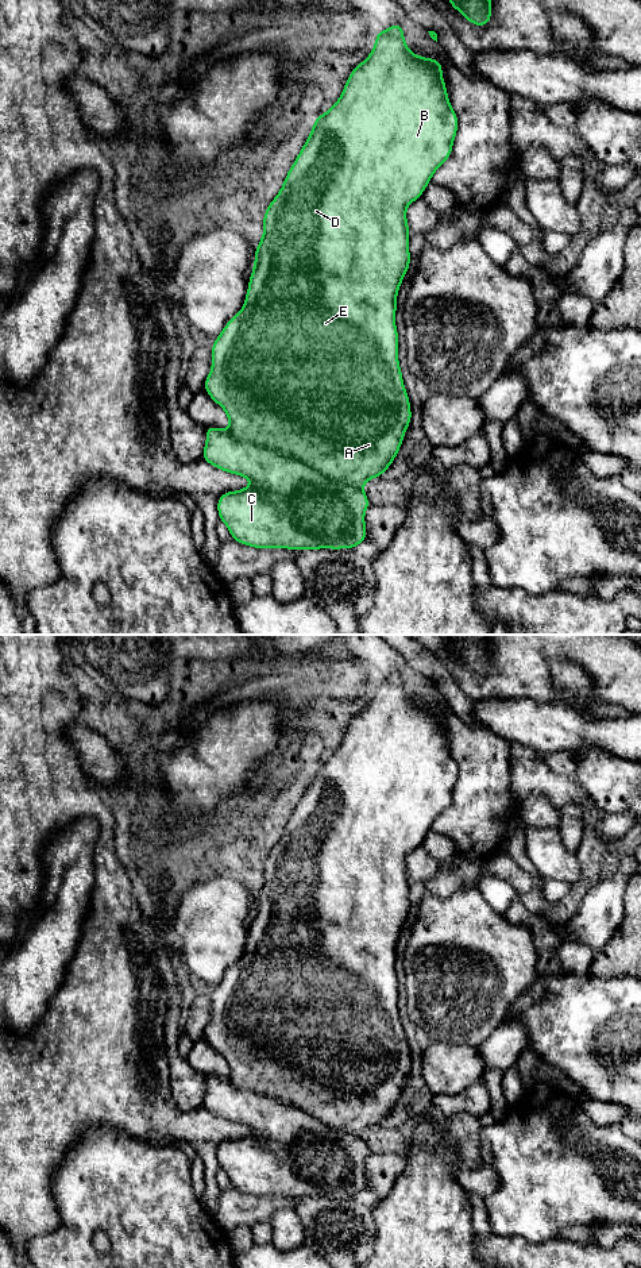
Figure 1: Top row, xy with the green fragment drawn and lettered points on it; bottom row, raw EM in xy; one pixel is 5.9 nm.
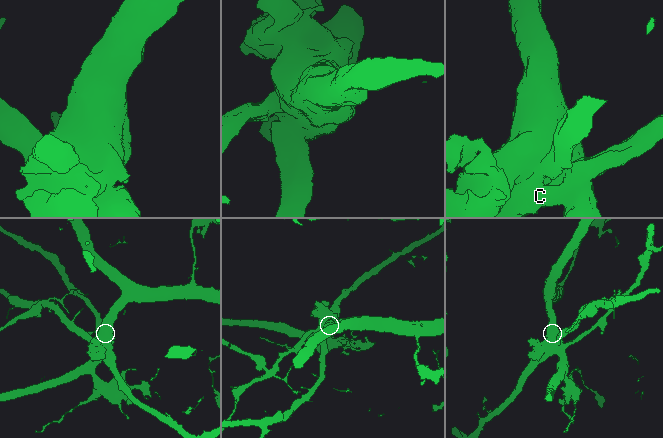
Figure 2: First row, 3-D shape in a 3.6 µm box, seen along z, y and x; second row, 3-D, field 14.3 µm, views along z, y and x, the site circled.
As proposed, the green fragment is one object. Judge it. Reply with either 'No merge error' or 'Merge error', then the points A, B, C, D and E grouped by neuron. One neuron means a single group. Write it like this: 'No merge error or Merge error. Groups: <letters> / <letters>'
Merge error. Groups: A B D E / C

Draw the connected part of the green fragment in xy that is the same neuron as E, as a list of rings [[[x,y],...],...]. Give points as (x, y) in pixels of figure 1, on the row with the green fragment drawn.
[[[395,23],[375,34],[370,55],[356,65],[335,105],[313,120],[313,128],[289,169],[283,185],[263,215],[263,236],[255,247],[254,269],[250,275],[246,302],[216,338],[211,373],[204,382],[208,396],[219,404],[229,420],[229,433],[236,440],[281,452],[310,466],[323,475],[354,487],[382,477],[395,459],[405,432],[412,421],[410,400],[402,381],[398,362],[398,331],[394,321],[397,293],[410,266],[409,226],[406,207],[420,199],[433,173],[451,157],[459,119],[451,107],[447,85],[441,77],[443,65],[436,58],[412,53],[405,43],[403,28]]]

